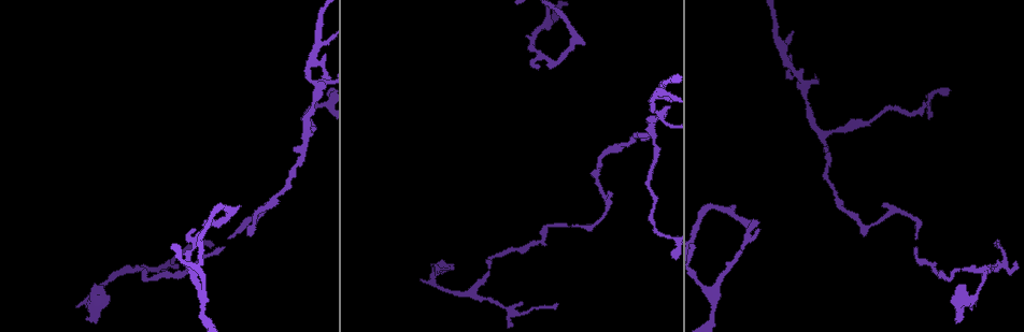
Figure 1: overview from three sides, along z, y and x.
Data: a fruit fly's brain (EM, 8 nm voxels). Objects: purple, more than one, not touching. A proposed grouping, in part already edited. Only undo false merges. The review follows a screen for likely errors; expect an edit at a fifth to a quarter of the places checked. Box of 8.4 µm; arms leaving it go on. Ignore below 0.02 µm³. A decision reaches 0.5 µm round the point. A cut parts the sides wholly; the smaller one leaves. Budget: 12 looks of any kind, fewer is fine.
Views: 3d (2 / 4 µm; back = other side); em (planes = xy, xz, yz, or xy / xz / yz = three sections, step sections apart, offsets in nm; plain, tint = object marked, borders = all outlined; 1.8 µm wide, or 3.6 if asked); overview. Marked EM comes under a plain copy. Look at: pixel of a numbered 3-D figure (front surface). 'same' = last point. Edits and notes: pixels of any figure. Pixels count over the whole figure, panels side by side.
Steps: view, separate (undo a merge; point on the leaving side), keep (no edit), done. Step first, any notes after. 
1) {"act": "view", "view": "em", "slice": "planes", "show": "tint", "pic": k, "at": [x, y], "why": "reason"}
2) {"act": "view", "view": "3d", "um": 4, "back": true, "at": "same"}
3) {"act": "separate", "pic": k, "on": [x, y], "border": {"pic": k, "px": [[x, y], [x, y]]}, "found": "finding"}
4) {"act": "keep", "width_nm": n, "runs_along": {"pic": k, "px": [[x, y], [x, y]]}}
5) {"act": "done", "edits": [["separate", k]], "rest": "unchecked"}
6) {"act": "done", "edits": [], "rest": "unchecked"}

{"act": "view", "view": "3d", "um": 2, "back": true, "pic": 1, "at": [308, 134], "why": "three-way junction"}

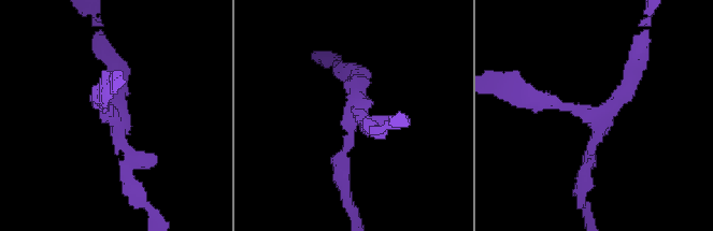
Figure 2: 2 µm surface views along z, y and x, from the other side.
{"act": "view", "view": "em", "slice": "xz", "step": 8, "show": "tint", "pic": 2, "at": [606, 115], "arms": 3}

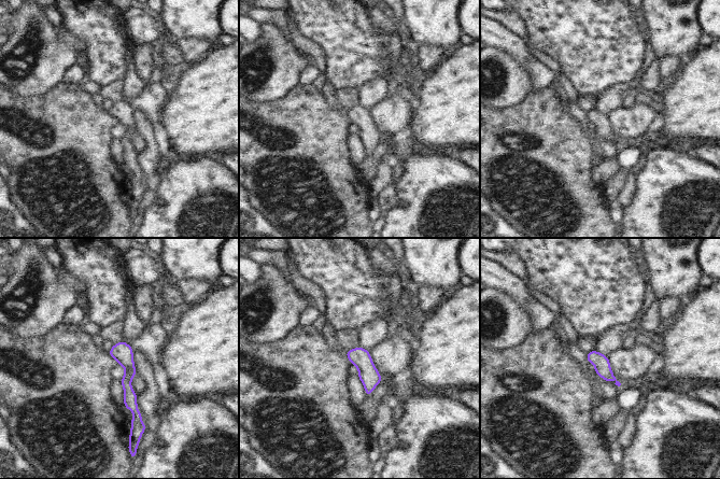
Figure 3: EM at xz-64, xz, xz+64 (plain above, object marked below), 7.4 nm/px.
{"act": "view", "view": "em", "slice": "planes", "show": "tint", "at": "same", "why": "another direction"}

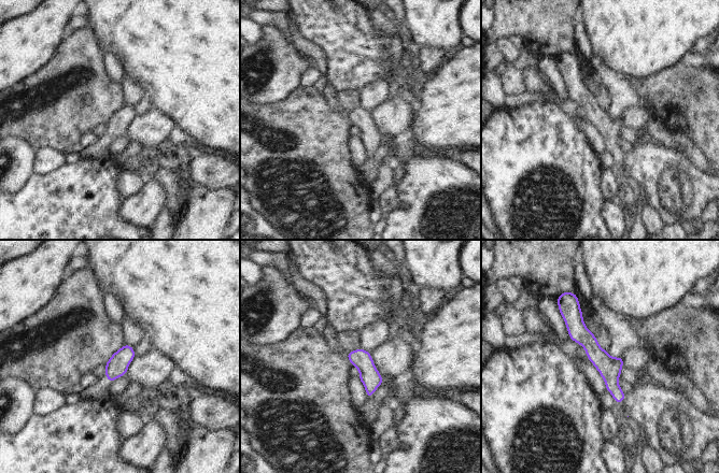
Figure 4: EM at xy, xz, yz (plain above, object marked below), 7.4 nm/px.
{"act": "keep", "width_nm": 150, "runs_along": {"pic": 4, "px": [[568, 305], [620, 399]]}, "found": "all the same neuron"}

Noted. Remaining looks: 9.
{"act": "view", "view": "em", "slice": "xz", "step": 16, "show": "tint", "pic": 1, "at": [318, 37], "why": "abrupt turn"}

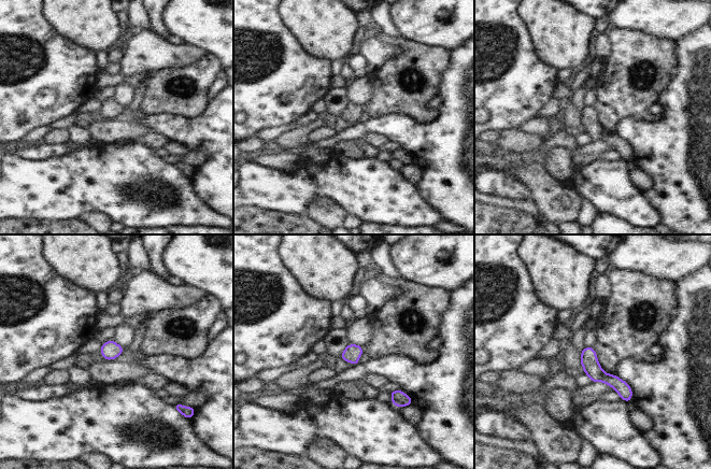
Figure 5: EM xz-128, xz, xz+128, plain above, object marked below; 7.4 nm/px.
{"act": "view", "view": "em", "slice": "planes", "show": "tint", "at": "same"}

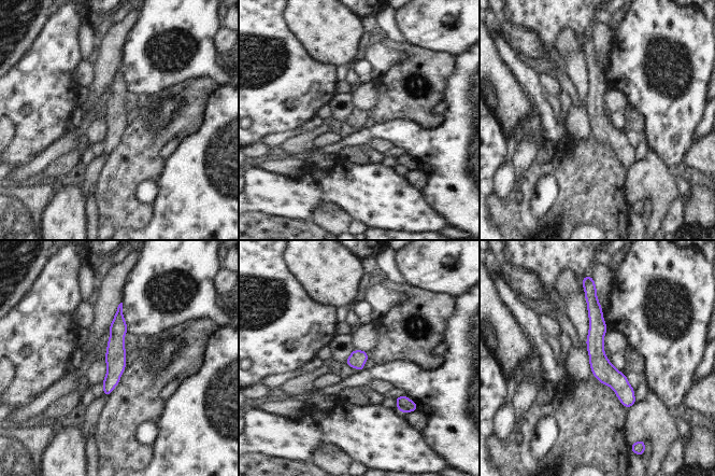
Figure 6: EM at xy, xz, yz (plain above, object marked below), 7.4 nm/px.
{"act": "keep", "width_nm": 140, "runs_along": {"pic": 6, "px": [[588, 297], [597, 359], [628, 404]]}, "found": "all the same neuron"}

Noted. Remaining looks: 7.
{"act": "view", "view": "em", "slice": "planes", "show": "borders", "pic": 1, "at": [864, 224], "why": "abrupt turn"}

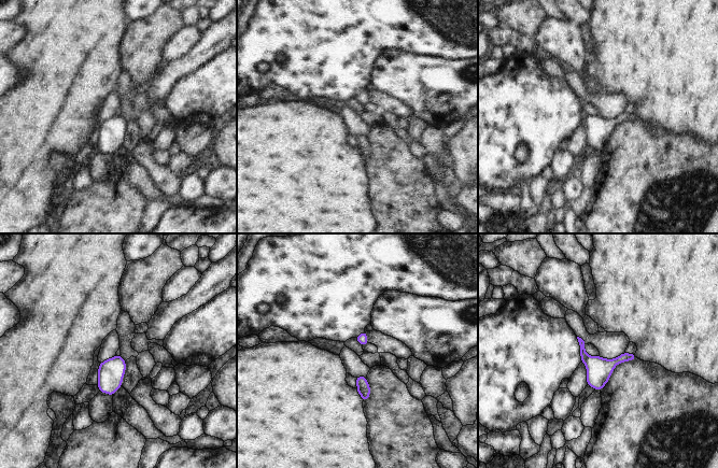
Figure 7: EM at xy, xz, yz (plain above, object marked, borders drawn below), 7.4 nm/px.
{"act": "keep", "found": "all the same neuron"}

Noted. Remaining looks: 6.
{"act": "view", "view": "em", "slice": "xy", "step": 8, "show": "tint", "pic": 1, "at": [567, 27], "why": "touches itself"}

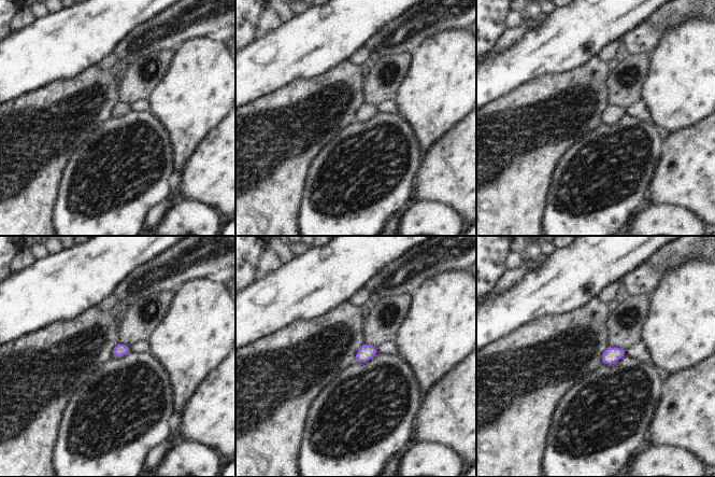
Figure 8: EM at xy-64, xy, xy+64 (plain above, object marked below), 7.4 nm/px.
{"act": "keep", "found": "continuous, no second neuron"}

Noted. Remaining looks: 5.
{"act": "view", "view": "em", "slice": "yz", "step": 4, "show": "tint", "pic": 1, "at": [981, 268], "why": "arms part here"}

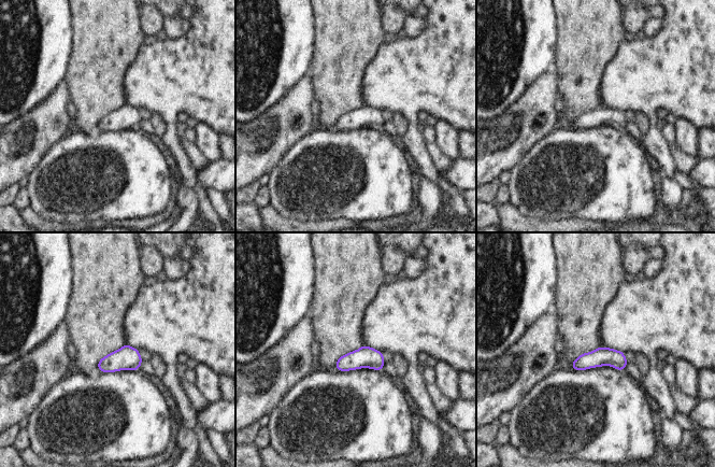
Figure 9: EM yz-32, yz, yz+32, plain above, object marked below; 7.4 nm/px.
{"act": "keep", "width_nm": 140, "found": "all the same neuron"}

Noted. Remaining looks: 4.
{"act": "done", "edits": [], "rest": "unchecked"}

